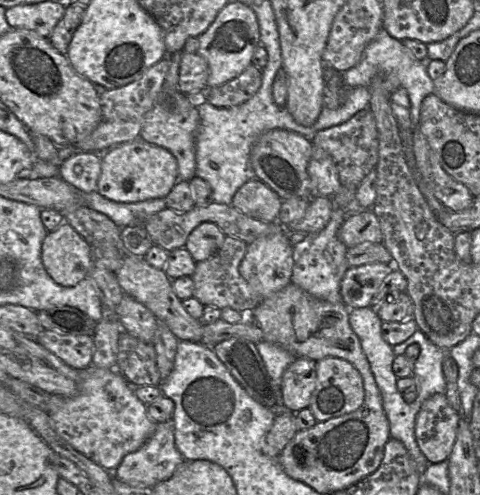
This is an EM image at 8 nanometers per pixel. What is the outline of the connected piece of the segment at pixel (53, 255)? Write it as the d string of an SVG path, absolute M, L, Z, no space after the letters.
M64 221L45 236L41 259L47 273L57 284L75 286L89 276L92 268L92 247Z

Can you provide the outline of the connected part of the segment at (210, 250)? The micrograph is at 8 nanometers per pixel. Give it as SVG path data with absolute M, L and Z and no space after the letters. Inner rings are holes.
M203 222L189 234L185 248L196 262L203 261L215 254L222 246L226 235L212 222Z

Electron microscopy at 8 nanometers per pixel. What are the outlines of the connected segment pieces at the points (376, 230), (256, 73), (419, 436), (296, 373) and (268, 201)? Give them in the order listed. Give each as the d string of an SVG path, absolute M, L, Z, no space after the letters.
M361 210L348 215L338 231L338 237L347 248L383 241L379 219L372 210Z
M250 64L239 76L206 89L206 101L216 107L230 107L249 100L260 88L262 70Z
M434 394L422 403L415 420L415 439L429 464L447 461L460 418L445 394Z
M296 357L282 376L281 391L285 407L297 413L308 408L316 385L316 362Z
M257 177L244 183L234 194L231 205L245 215L264 221L276 221L282 199Z

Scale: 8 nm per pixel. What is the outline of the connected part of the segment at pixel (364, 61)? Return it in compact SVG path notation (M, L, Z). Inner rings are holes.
M381 28L376 37L364 49L360 61L341 74L344 85L348 88L370 87L376 77L396 76L400 81L400 88L404 88L408 93L410 118L414 127L417 127L422 101L434 92L433 80L427 73L426 62L417 60L400 40L391 37L384 28Z

